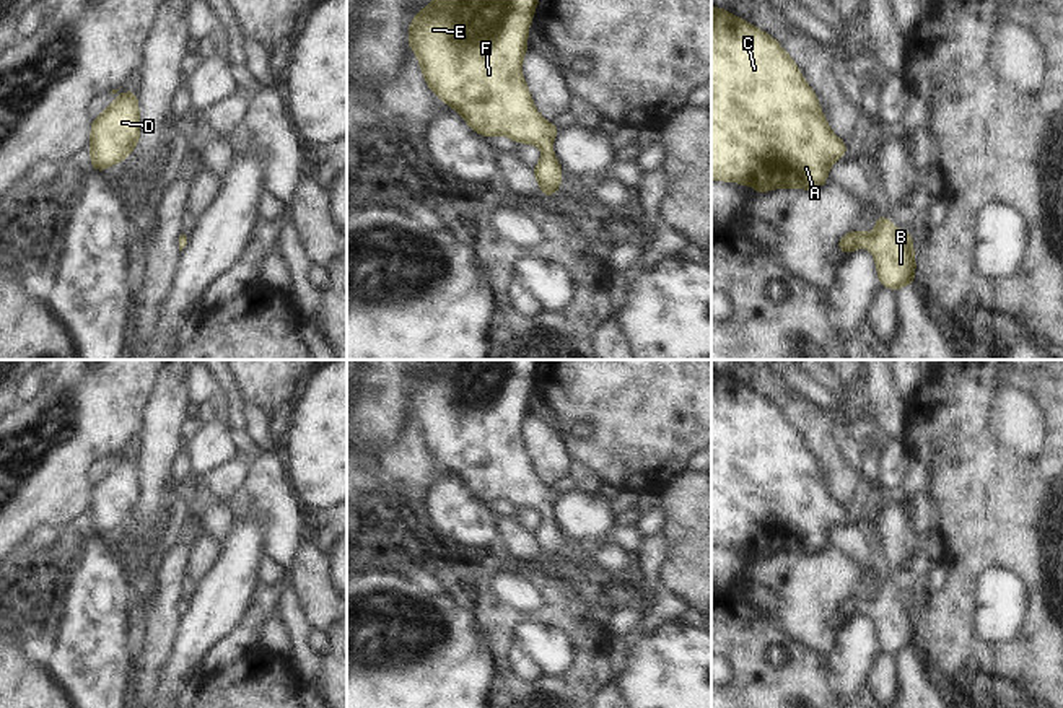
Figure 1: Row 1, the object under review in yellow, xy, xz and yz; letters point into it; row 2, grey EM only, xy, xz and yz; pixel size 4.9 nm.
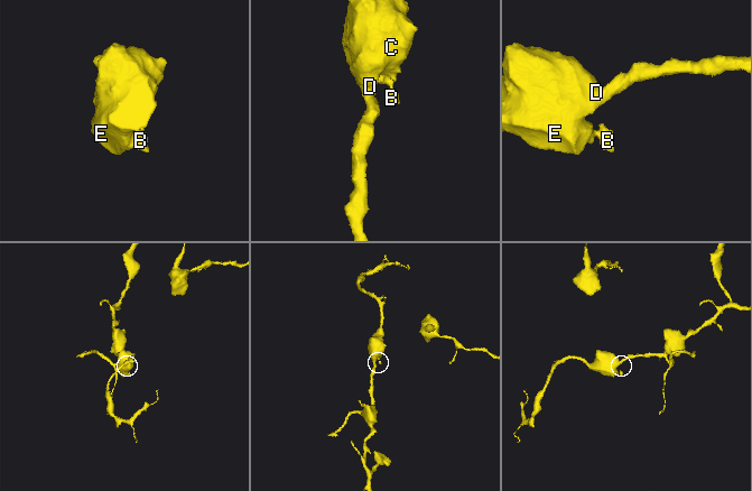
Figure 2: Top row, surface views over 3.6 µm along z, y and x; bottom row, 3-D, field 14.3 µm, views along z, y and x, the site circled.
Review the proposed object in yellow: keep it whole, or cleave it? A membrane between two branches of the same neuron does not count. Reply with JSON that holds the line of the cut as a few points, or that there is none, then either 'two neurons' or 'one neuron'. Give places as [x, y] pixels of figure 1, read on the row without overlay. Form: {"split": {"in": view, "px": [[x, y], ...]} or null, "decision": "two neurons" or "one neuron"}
{"split": null, "decision": "one neuron"}

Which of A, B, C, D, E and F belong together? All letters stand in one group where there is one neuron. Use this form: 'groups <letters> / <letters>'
groups A B C D E F

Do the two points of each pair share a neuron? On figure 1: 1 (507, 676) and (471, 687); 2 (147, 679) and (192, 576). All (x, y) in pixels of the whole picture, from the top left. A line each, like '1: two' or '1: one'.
1: two
2: two

